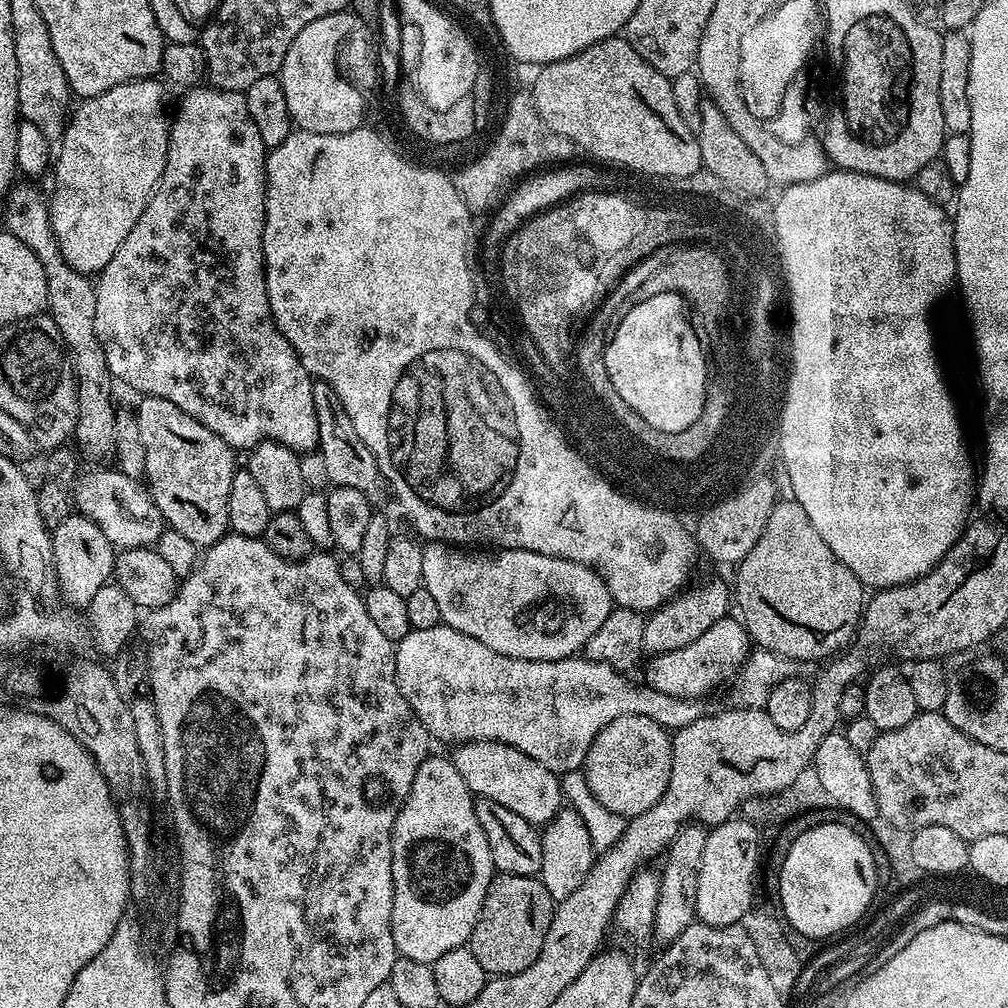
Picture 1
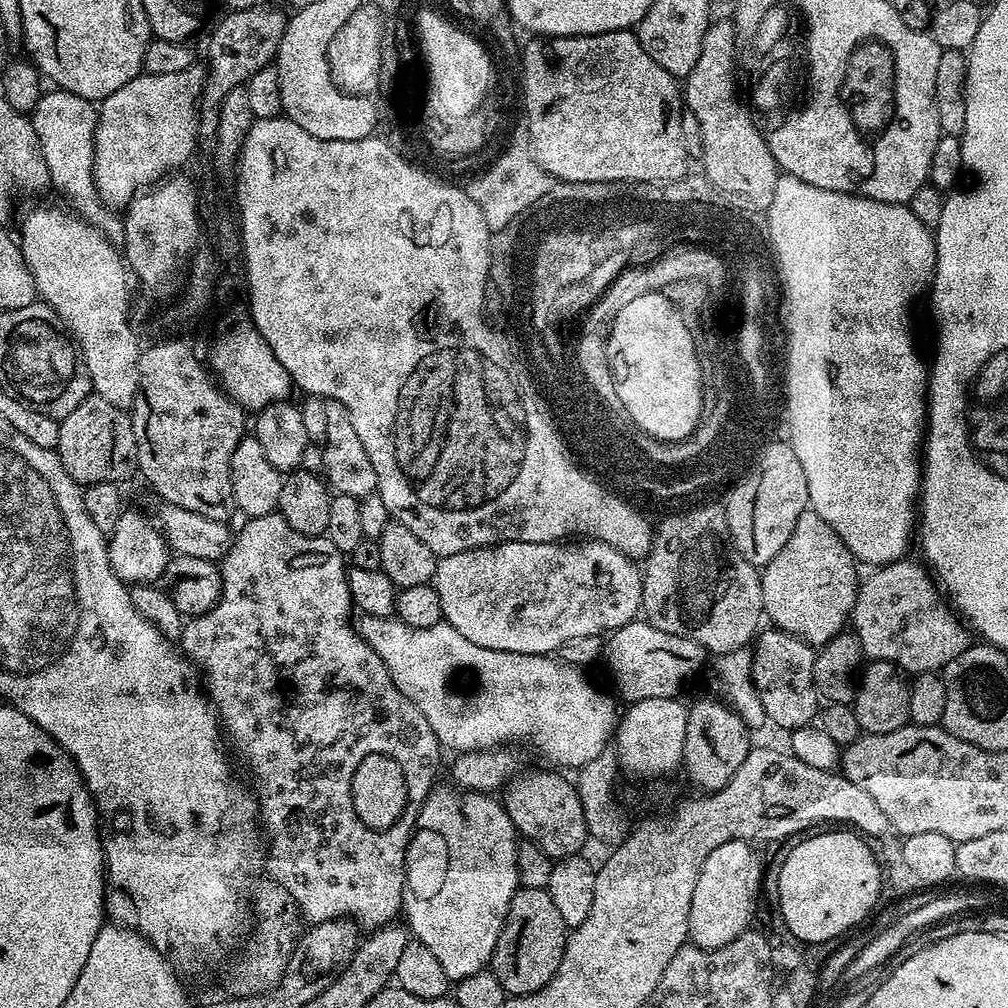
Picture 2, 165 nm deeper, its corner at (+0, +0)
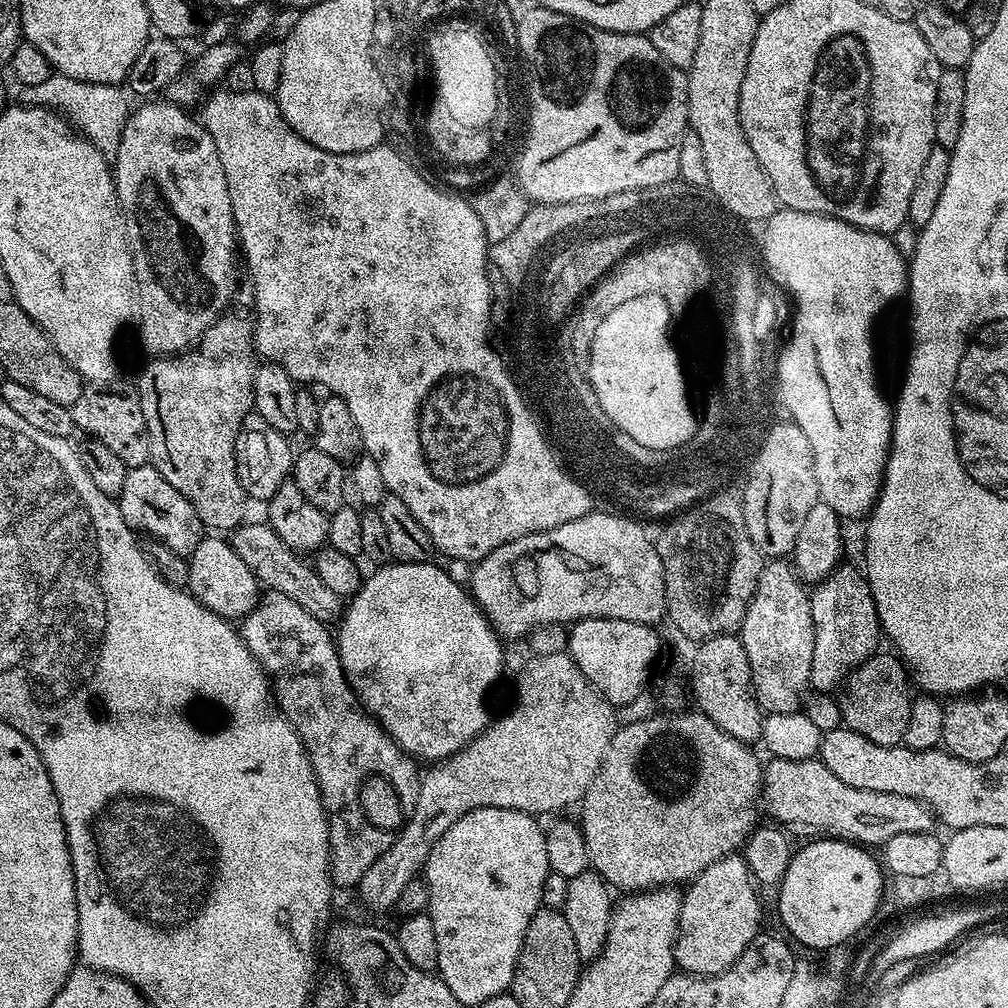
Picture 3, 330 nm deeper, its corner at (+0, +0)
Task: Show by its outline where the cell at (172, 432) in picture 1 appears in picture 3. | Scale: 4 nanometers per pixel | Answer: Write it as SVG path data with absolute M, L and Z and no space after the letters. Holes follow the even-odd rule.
M221 315L204 331L191 350L175 356L149 359L140 372L138 395L150 438L150 463L153 468L194 506L205 529L228 534L245 523L244 507L250 504L236 469L236 435L240 424L254 408L254 374L258 363L254 328L240 316Z

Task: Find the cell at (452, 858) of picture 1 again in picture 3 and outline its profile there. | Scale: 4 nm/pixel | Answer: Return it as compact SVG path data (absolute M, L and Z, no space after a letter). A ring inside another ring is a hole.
M479 808L454 822L438 842L434 842L434 850L430 850L430 858L426 858L426 866L422 873L422 879L428 887L428 907L426 909L429 918L434 922L434 935L438 937L438 975L441 980L450 986L450 994L458 998L465 1006L479 1006L486 1002L486 998L494 998L498 994L508 992L512 986L512 979L516 973L516 963L522 950L522 942L526 938L526 926L530 926L530 918L542 906L542 882L546 882L550 871L546 858L546 832L541 821L534 816L527 816L518 810L506 810L505 808Z

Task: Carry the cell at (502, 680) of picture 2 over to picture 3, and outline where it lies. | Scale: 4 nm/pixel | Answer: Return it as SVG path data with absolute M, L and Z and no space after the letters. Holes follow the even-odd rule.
M267 523L241 524L231 533L230 543L265 589L286 594L286 598L298 602L298 606L302 606L306 614L318 618L323 624L331 625L339 621L342 615L342 598L334 594L334 590L330 590L330 586L326 586L322 578L318 578L315 567L309 561L307 564L304 561L307 559L301 553L286 546L286 542L282 542L282 538L278 538L278 534Z

